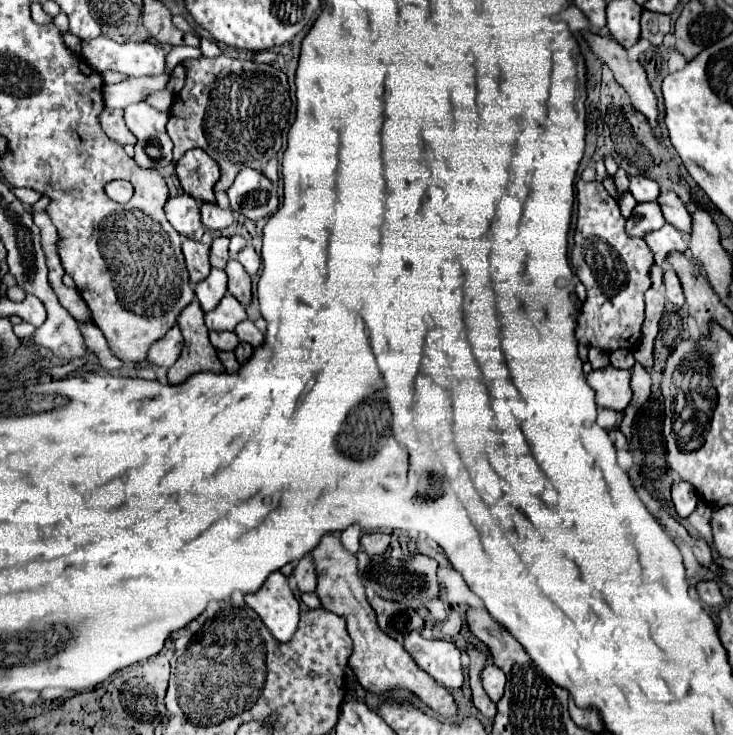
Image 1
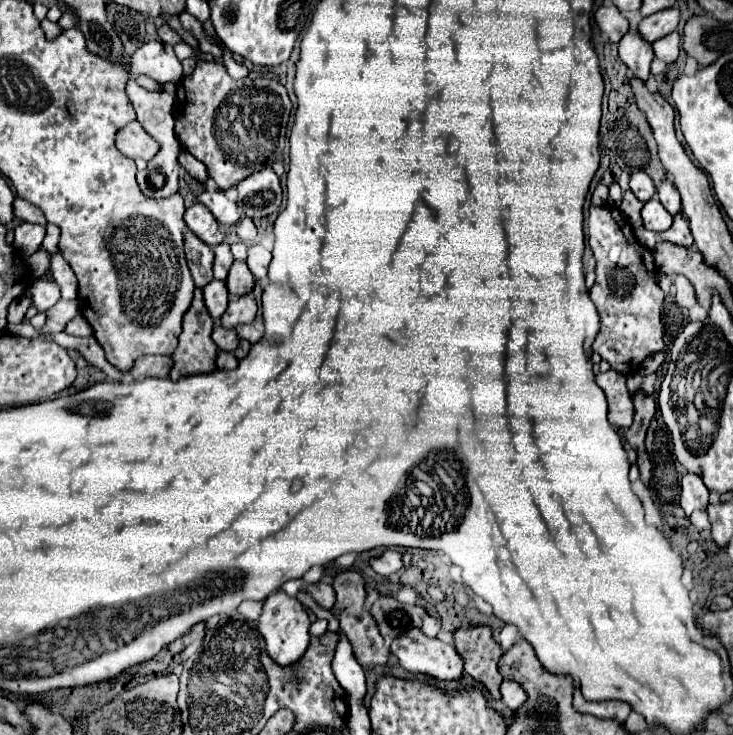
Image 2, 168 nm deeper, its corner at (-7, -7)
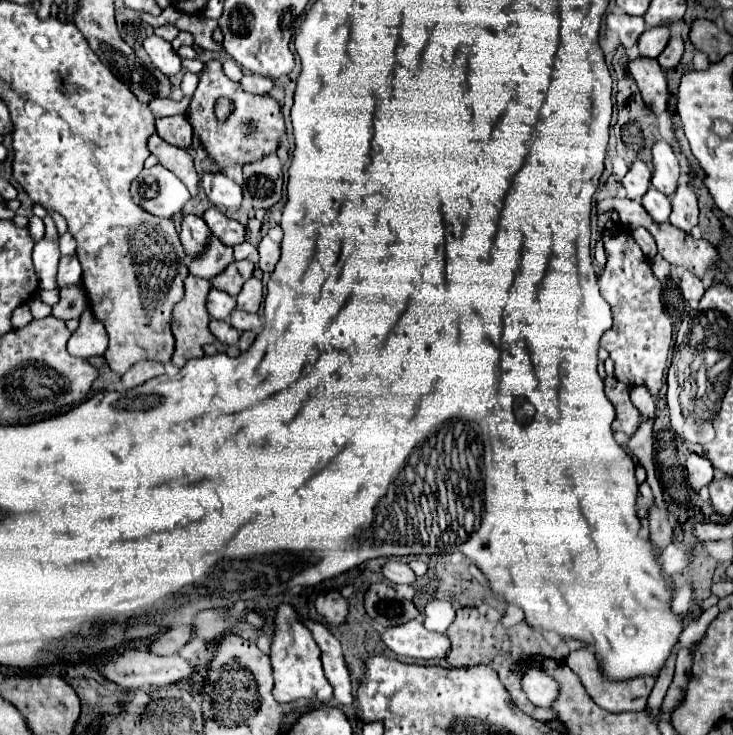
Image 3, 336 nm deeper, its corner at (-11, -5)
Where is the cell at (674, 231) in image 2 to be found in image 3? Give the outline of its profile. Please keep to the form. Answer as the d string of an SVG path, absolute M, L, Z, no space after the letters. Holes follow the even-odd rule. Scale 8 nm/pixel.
M679 184L675 194L671 196L671 218L669 222L673 226L677 226L683 232L691 232L693 226L697 226L697 216L699 216L699 208L697 208L697 194L693 190L691 184Z

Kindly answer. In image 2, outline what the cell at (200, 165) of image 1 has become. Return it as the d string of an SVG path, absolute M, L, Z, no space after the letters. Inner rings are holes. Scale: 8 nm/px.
M181 150L181 154L179 154L179 164L181 164L181 166L187 170L187 174L191 174L197 182L201 182L201 184L207 182L207 178L209 178L207 166L205 166L201 160L193 158L189 152Z

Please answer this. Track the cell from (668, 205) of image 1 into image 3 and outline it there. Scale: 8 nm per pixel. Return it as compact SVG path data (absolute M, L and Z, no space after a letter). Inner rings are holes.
M659 140L653 144L653 186L663 194L671 196L679 180L679 158L673 148Z

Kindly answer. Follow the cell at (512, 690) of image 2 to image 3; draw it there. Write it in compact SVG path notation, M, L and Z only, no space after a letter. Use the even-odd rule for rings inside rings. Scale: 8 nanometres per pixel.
M529 670L523 678L523 690L535 706L551 706L559 696L559 684L543 670Z

